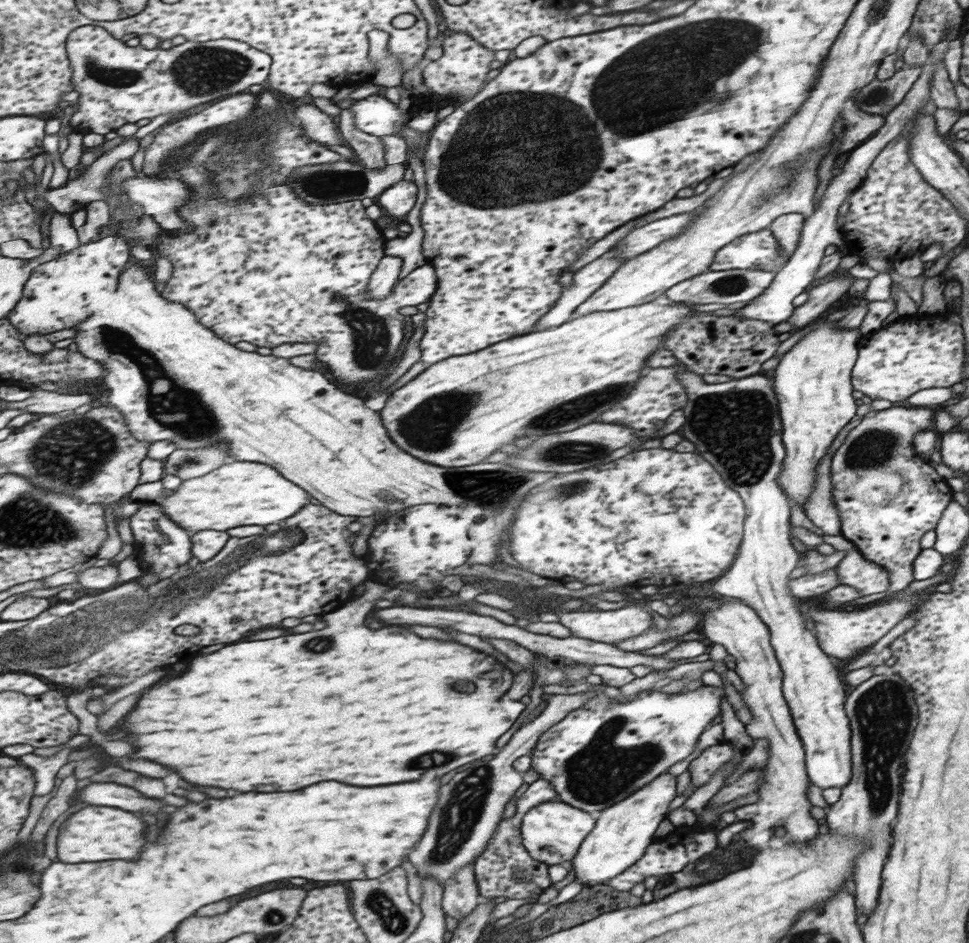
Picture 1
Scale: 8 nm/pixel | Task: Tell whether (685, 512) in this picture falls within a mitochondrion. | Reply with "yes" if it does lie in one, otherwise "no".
no

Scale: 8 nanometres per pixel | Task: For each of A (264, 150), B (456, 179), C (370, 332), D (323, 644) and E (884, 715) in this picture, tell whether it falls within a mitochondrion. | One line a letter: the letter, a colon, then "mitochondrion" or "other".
A: mitochondrion
B: mitochondrion
C: mitochondrion
D: mitochondrion
E: mitochondrion

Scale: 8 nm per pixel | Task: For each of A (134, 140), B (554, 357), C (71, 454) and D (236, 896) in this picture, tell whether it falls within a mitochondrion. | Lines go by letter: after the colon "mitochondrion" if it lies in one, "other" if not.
A: other
B: other
C: mitochondrion
D: other

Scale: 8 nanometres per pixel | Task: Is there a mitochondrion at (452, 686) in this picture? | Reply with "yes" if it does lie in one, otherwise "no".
yes

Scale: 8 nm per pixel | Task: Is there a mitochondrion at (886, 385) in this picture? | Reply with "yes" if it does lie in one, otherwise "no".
no

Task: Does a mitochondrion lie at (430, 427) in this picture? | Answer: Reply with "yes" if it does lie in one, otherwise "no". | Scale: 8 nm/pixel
yes

